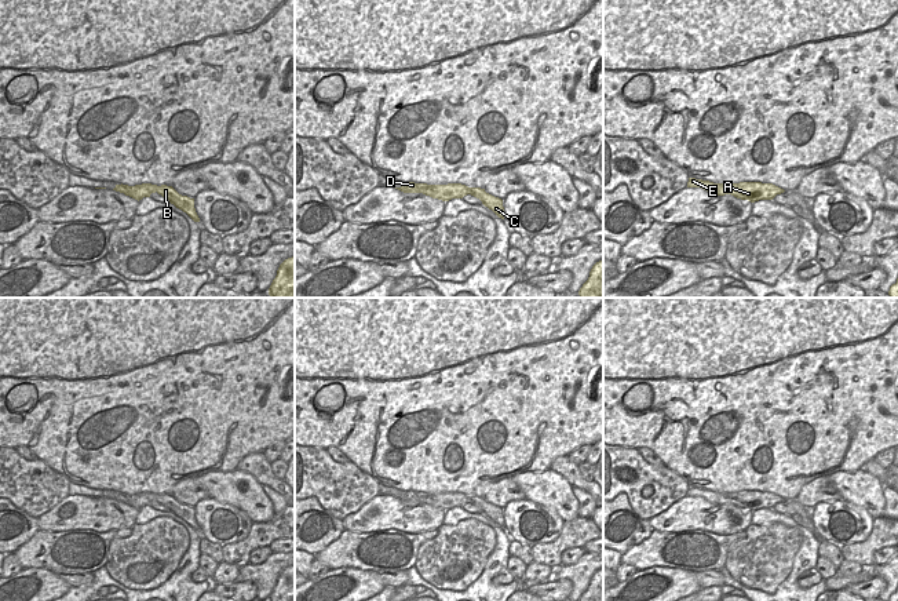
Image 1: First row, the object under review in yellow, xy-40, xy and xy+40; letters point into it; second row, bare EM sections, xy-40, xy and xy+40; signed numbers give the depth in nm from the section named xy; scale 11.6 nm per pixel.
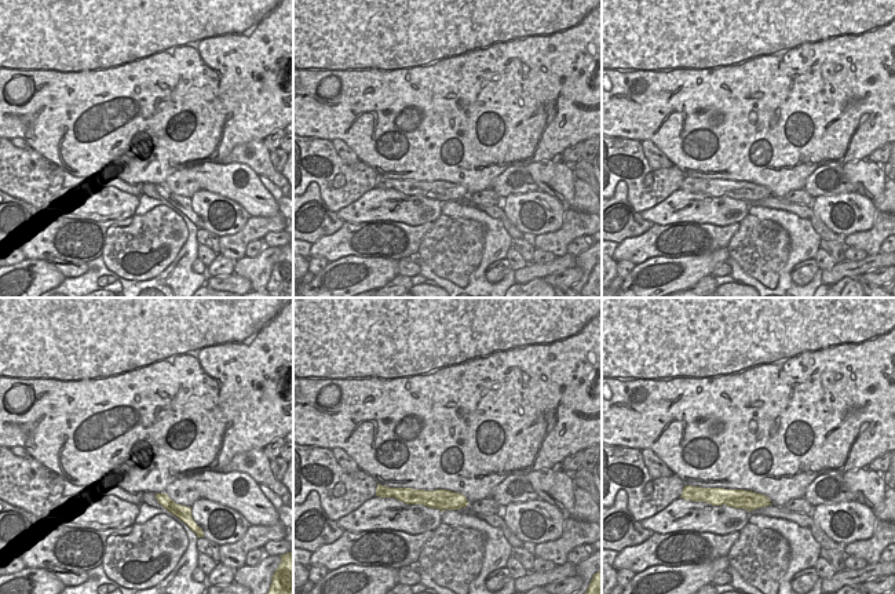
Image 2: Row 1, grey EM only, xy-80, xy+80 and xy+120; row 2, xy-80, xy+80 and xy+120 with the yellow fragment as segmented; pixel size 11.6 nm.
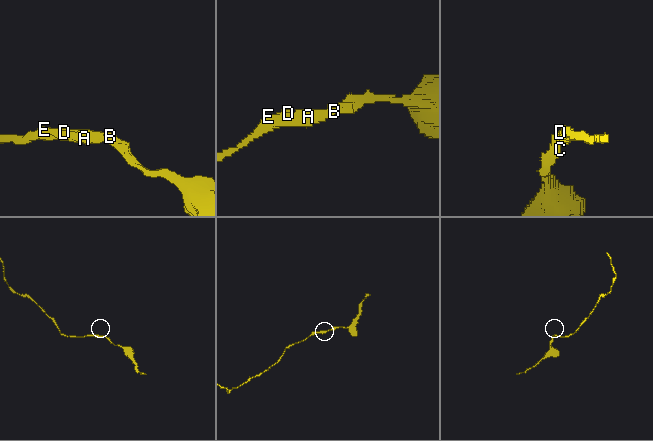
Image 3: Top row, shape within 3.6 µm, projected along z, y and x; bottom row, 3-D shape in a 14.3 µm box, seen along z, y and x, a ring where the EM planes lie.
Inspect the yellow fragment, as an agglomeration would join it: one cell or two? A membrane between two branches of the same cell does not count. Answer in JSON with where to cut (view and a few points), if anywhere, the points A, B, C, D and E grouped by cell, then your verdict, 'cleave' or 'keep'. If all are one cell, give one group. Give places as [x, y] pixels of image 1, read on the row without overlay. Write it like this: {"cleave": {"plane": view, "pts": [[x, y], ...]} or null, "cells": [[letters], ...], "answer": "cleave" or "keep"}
{"cleave": null, "cells": [["A", "B", "C", "D", "E"]], "answer": "keep"}

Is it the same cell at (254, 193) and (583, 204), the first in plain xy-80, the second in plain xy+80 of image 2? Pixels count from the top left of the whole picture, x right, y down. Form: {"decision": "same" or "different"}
{"decision": "different"}

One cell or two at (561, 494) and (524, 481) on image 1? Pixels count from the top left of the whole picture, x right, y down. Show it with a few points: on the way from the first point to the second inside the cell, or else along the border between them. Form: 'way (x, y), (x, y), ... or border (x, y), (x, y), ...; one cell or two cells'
way (551, 490), (543, 490), (533, 484); one cell

